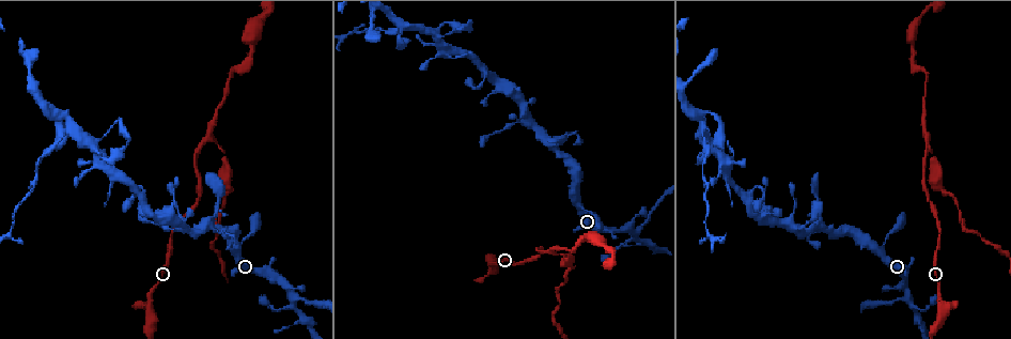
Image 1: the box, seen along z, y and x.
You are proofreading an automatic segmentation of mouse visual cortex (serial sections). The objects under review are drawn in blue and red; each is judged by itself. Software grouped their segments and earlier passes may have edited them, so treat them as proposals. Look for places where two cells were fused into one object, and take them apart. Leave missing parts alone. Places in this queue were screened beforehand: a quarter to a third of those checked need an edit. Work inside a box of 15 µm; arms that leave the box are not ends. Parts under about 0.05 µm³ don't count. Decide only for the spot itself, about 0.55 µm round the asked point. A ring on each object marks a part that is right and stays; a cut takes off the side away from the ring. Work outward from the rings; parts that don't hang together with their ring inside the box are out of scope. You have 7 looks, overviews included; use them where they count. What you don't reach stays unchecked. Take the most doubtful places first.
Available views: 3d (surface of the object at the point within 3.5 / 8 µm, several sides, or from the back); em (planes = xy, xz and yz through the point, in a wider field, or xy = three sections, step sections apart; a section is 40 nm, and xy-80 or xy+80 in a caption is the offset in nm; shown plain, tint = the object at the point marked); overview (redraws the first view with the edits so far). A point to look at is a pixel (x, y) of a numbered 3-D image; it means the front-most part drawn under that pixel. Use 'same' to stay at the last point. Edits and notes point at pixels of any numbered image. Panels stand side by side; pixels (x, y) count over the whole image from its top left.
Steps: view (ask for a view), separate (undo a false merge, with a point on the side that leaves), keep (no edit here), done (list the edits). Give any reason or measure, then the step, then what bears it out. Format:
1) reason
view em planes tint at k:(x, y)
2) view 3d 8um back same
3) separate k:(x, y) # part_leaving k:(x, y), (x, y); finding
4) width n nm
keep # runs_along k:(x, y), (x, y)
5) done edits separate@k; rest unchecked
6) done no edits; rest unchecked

looks like a crossing
view 3d 3.5um at 1:(906, 297)

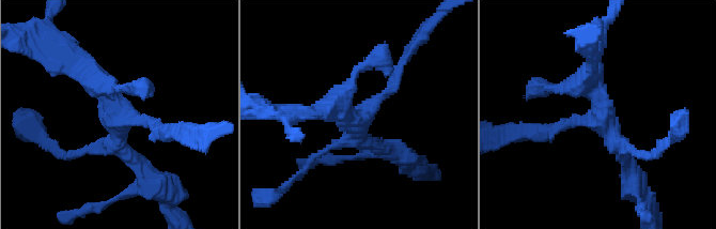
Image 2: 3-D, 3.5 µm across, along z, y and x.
arms 4; arm_widths 150, 200, 250, 300 nm
view em xy step 5 tint at 2:(602, 116)

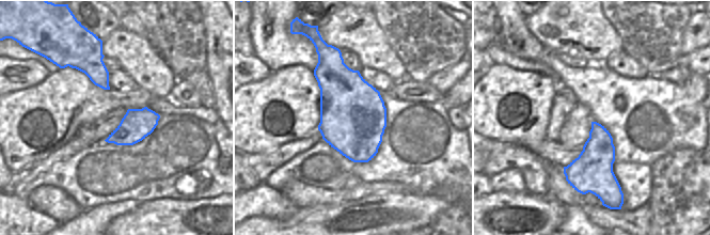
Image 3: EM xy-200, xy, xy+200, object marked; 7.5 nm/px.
separate 2:(403, 60) # part_leaving 2:(385, 93), (427, 25); a second cell is stuck on

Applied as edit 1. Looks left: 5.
thin neck
view 3d 3.5um at 1:(417, 28)

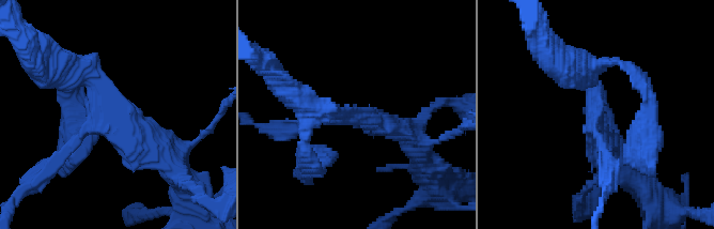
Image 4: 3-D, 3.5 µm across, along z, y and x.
arms 3; arm_widths 100, 250, 350 nm
view em xy step 1 tint at 4:(596, 128)

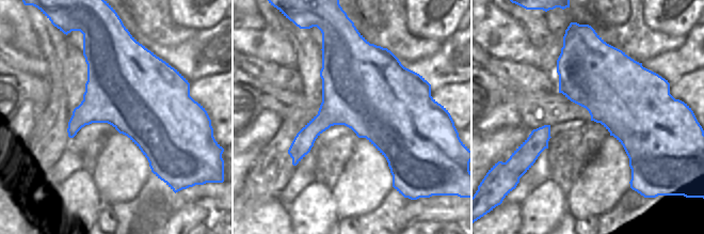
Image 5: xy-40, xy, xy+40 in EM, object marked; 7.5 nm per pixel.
separate 4:(294, 131) # a second cell is stuck on

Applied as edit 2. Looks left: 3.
view overview

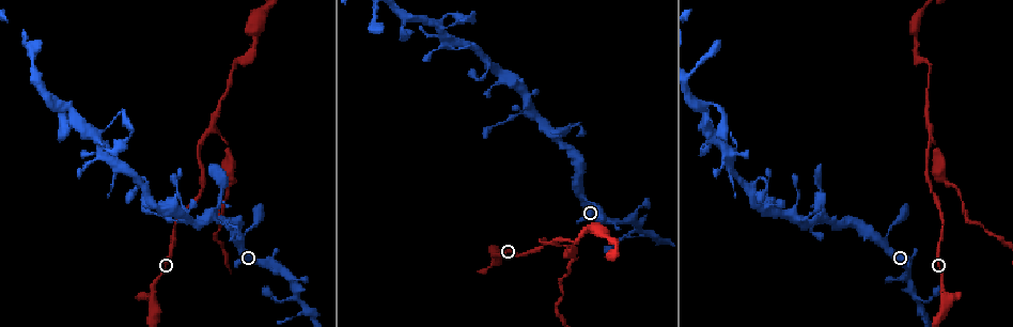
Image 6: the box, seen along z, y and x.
a narrow waist
view 3d 3.5um at 6:(517, 254)

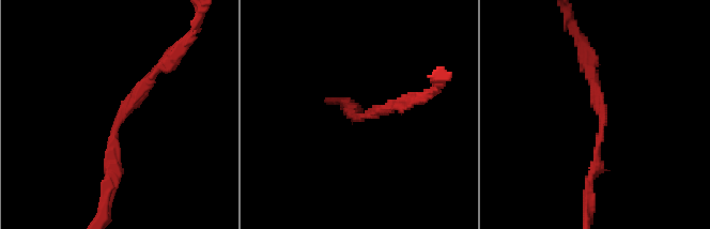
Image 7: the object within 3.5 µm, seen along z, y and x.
arm_widths 150, 200 nm; need the tissue
view em xy step 2 tint at 7:(117, 126)

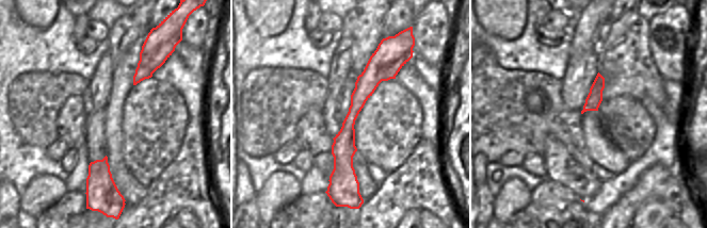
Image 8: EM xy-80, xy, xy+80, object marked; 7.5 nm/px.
keep # runs_along 8:(380, 52), (348, 124), (342, 186); one cell here

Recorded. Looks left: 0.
done edits separate@2, separate@4; rest unchecked

